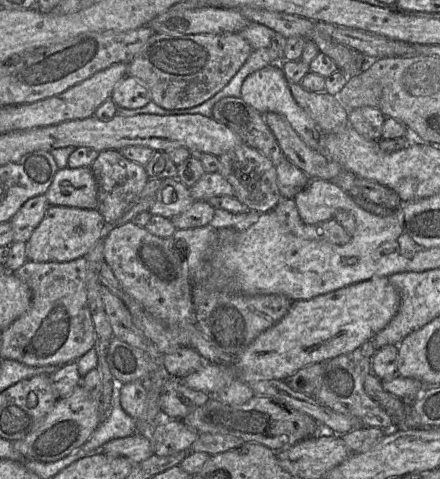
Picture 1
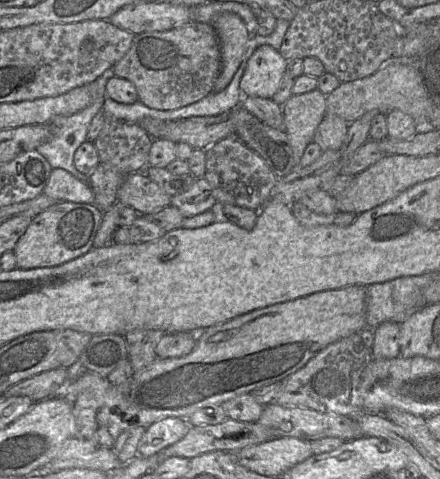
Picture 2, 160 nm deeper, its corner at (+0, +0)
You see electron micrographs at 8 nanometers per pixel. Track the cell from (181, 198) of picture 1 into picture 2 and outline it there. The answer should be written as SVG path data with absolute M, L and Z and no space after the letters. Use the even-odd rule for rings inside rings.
M144 171L128 174L117 197L119 202L133 207L139 215L158 212L171 204L171 196Z

